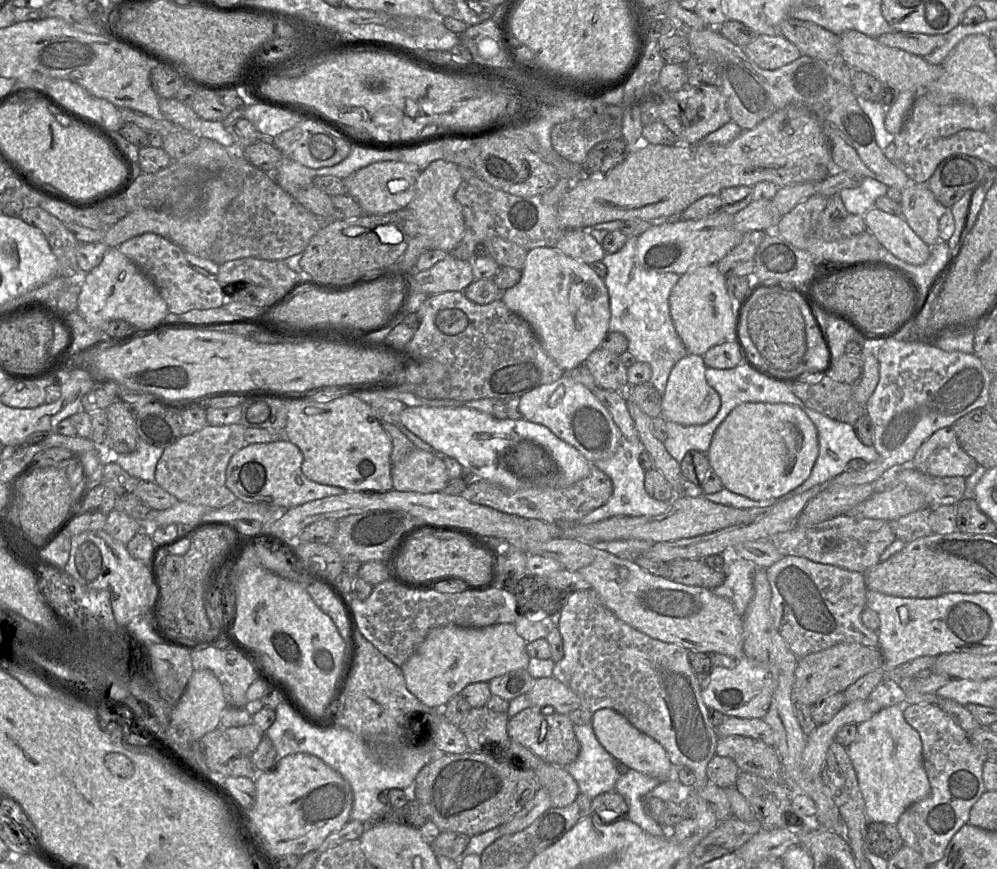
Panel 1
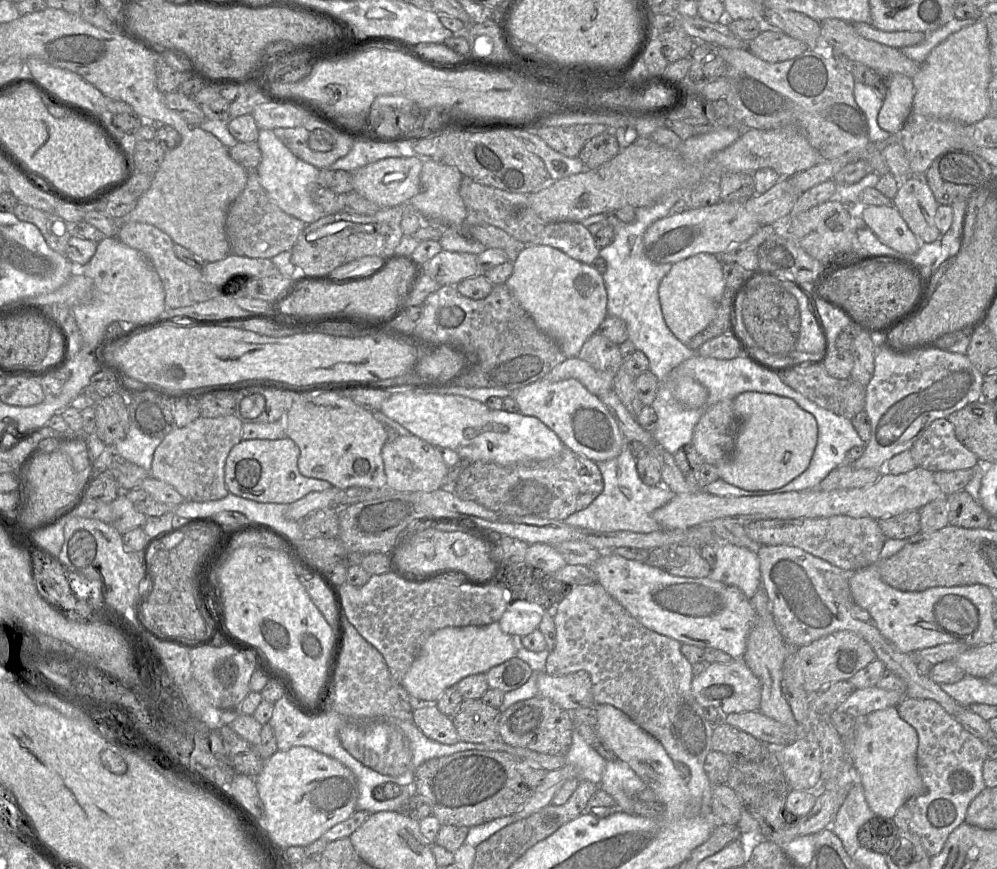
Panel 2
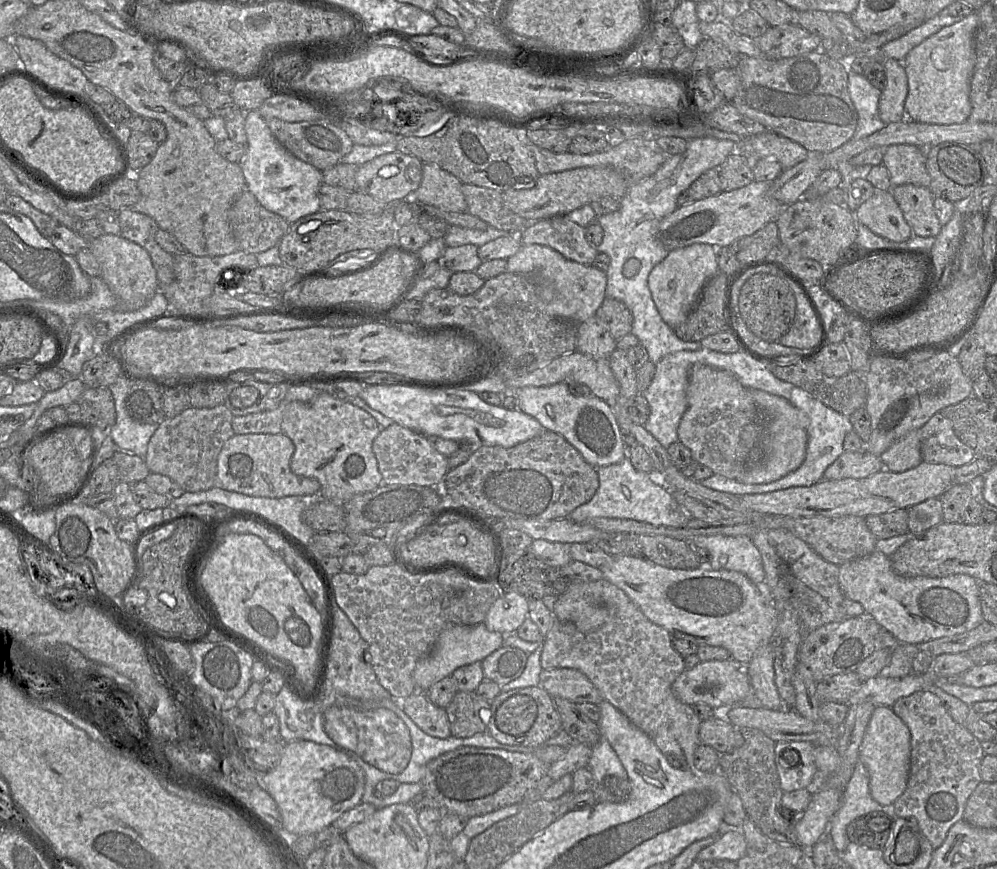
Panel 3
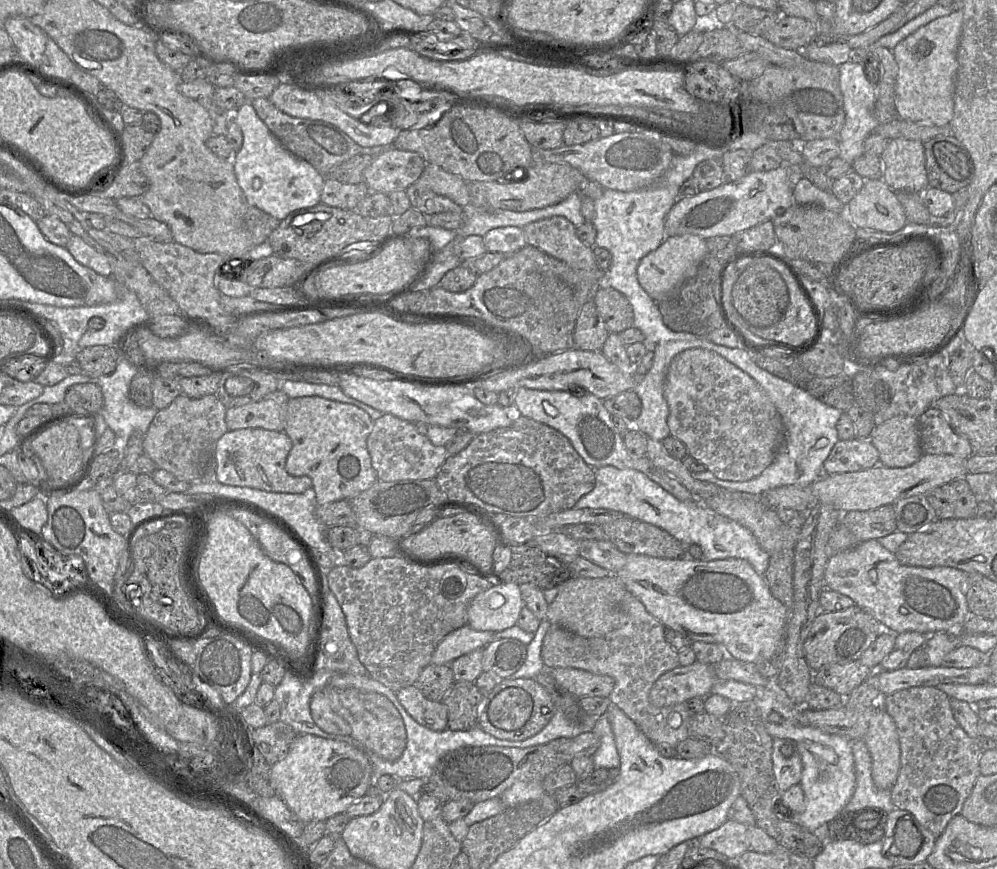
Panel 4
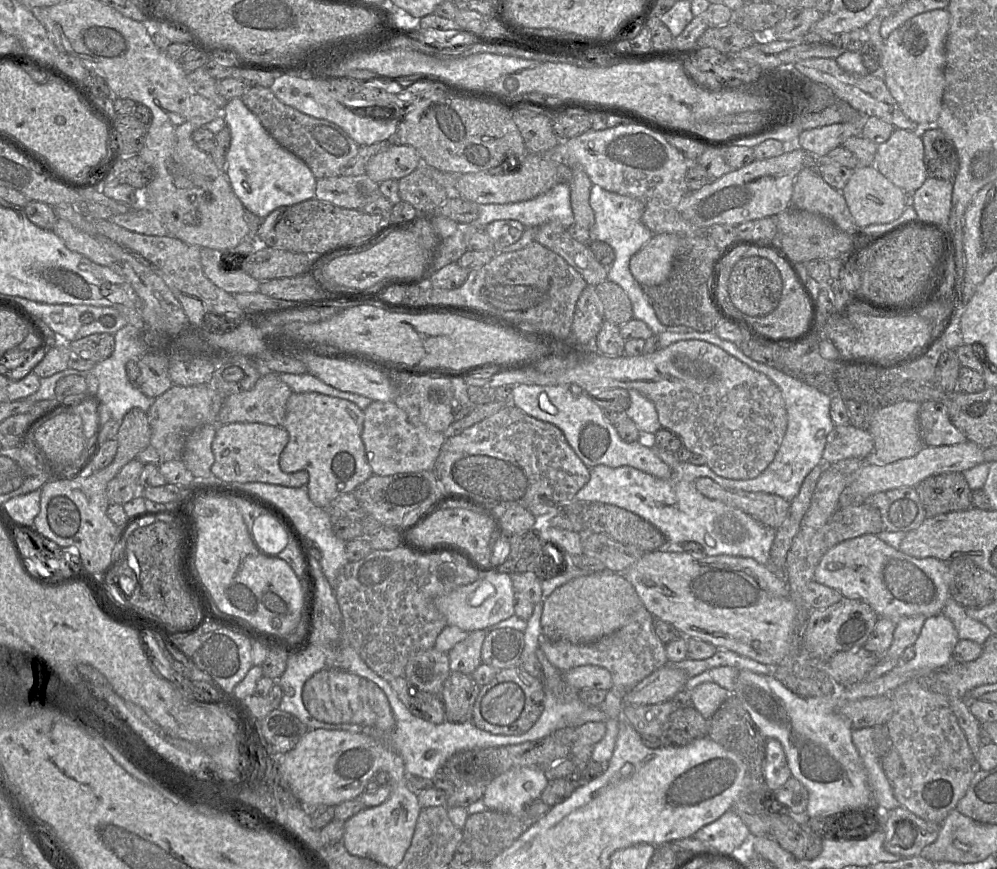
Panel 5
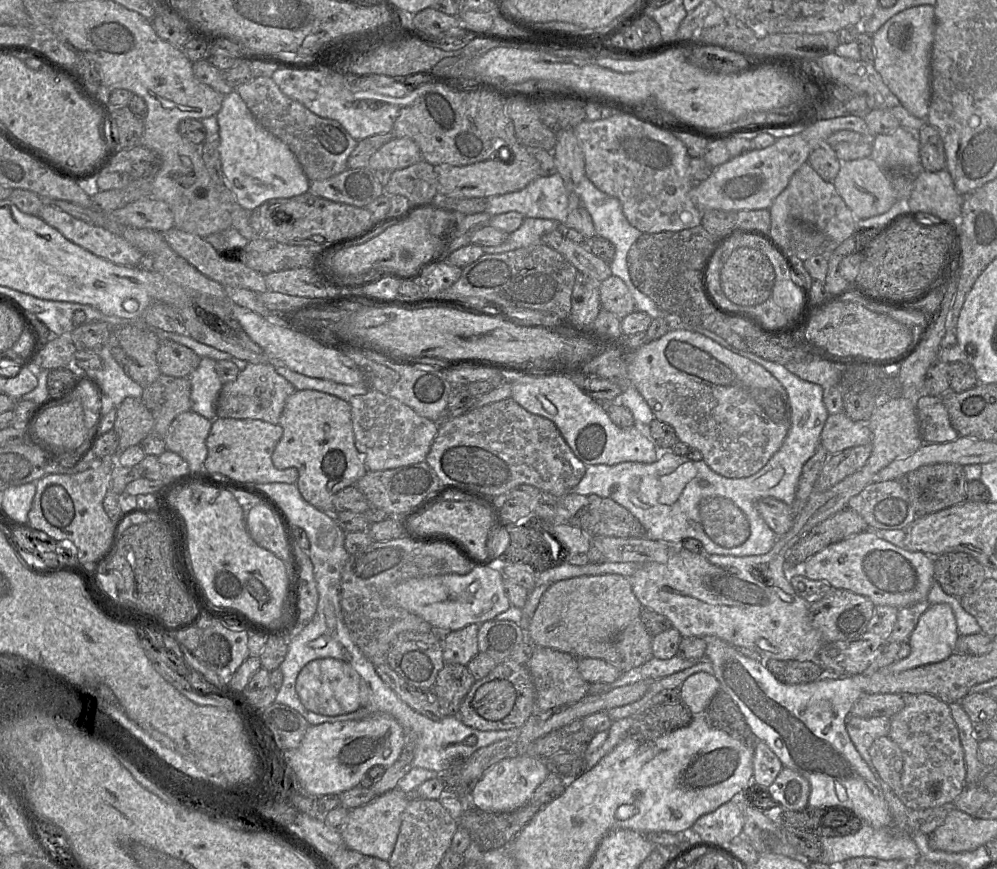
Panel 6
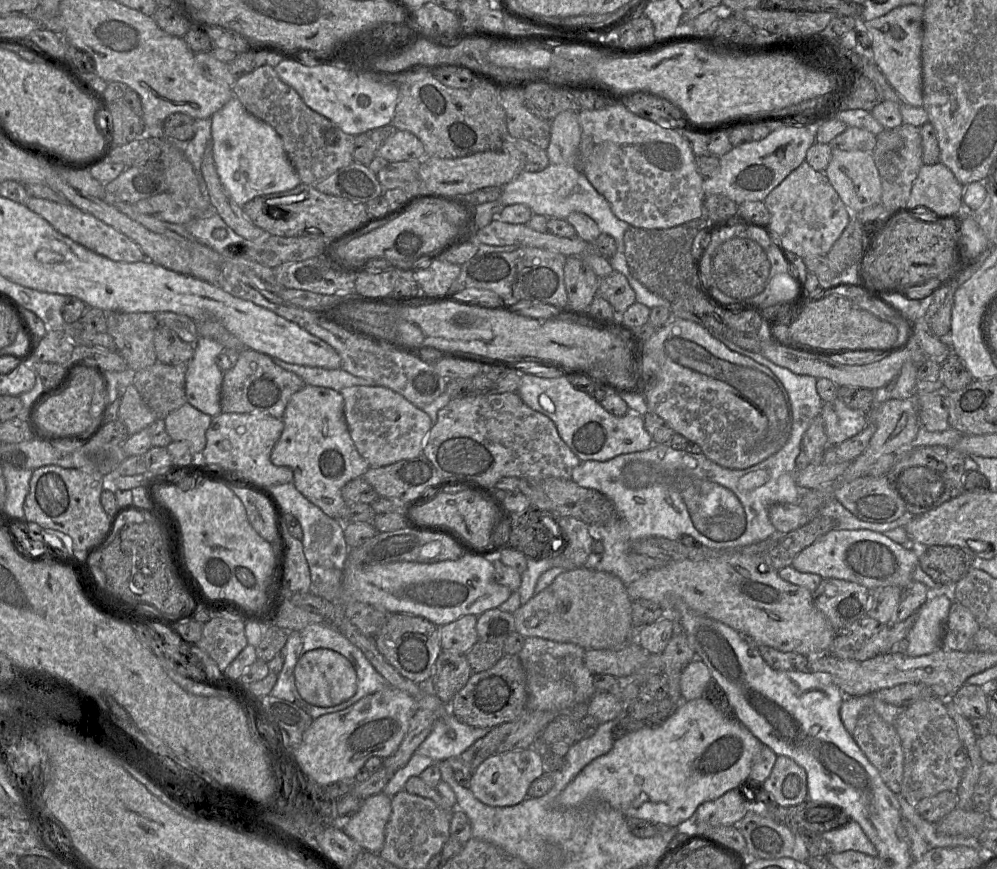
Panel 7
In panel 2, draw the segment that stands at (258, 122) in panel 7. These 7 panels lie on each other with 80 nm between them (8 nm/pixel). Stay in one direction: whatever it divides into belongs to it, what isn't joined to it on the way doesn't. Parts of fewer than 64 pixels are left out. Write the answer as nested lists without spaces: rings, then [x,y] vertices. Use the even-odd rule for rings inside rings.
[[[260,129],[257,143],[261,150],[261,162],[255,169],[268,196],[285,213],[310,224],[324,216],[312,198],[312,190],[318,185],[320,169],[296,157],[274,134],[273,130]]]

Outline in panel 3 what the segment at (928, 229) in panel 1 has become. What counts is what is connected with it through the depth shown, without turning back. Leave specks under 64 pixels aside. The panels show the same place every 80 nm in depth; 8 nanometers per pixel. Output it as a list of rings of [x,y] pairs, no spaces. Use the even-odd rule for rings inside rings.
[[[903,184],[892,188],[892,195],[915,235],[935,237],[939,234],[942,226],[934,209],[935,196],[929,187]]]

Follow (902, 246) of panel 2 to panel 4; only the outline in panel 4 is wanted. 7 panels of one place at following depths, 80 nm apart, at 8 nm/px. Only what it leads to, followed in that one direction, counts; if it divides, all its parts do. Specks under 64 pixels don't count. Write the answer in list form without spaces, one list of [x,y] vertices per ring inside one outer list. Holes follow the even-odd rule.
[[[864,179],[860,191],[848,203],[855,227],[894,233],[907,223],[897,192],[881,179]]]

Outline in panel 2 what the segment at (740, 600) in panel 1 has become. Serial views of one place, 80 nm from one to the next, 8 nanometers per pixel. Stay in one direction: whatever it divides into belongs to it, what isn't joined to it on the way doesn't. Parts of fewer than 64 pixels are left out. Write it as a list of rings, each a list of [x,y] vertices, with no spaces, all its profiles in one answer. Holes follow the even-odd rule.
[[[716,542],[716,562],[710,577],[735,586],[751,600],[762,586],[758,553],[729,542]]]

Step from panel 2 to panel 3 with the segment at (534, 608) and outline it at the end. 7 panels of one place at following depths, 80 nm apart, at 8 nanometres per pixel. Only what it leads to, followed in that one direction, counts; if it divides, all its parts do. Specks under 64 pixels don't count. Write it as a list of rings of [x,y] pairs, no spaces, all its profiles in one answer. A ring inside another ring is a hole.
[[[504,592],[490,607],[483,624],[490,631],[517,632],[528,612],[527,598],[516,592]]]

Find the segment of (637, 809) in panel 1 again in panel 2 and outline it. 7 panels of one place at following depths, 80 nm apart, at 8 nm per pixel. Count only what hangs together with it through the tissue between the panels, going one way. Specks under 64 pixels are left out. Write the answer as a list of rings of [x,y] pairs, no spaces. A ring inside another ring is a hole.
[[[607,761],[599,789],[610,794],[618,804],[618,812],[633,814],[632,794],[648,787],[624,761]]]

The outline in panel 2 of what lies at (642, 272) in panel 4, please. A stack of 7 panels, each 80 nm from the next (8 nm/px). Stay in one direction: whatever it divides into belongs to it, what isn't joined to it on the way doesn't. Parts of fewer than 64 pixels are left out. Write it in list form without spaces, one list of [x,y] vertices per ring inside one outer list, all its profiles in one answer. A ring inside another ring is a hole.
[[[699,253],[671,265],[670,271],[660,282],[658,296],[667,326],[684,345],[688,346],[692,337],[703,331],[715,318],[725,289],[722,263],[717,255]]]

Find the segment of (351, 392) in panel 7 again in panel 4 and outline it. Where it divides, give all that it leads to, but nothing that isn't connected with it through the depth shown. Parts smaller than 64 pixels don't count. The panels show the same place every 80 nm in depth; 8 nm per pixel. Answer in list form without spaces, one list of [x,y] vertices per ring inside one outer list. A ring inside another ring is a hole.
[[[387,413],[374,421],[367,449],[378,480],[384,482],[435,479],[447,458],[445,446],[435,446],[415,424]]]

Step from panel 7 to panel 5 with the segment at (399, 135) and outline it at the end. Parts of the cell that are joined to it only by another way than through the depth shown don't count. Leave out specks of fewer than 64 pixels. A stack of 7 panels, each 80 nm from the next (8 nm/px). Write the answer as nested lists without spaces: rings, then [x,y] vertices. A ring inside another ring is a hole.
[[[391,145],[373,156],[366,166],[367,176],[376,183],[401,178],[412,173],[422,163],[418,151],[410,145]]]

